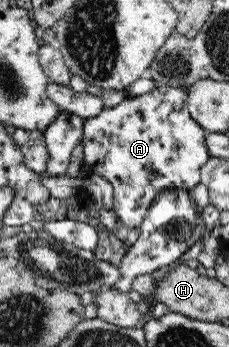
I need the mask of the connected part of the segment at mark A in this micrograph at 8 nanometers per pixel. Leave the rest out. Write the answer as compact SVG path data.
M157 87L141 96L125 98L114 107L84 122L83 178L99 175L112 185L112 206L131 229L139 228L153 198L168 189L193 191L200 183L200 170L209 160L206 131L191 116L188 90Z

